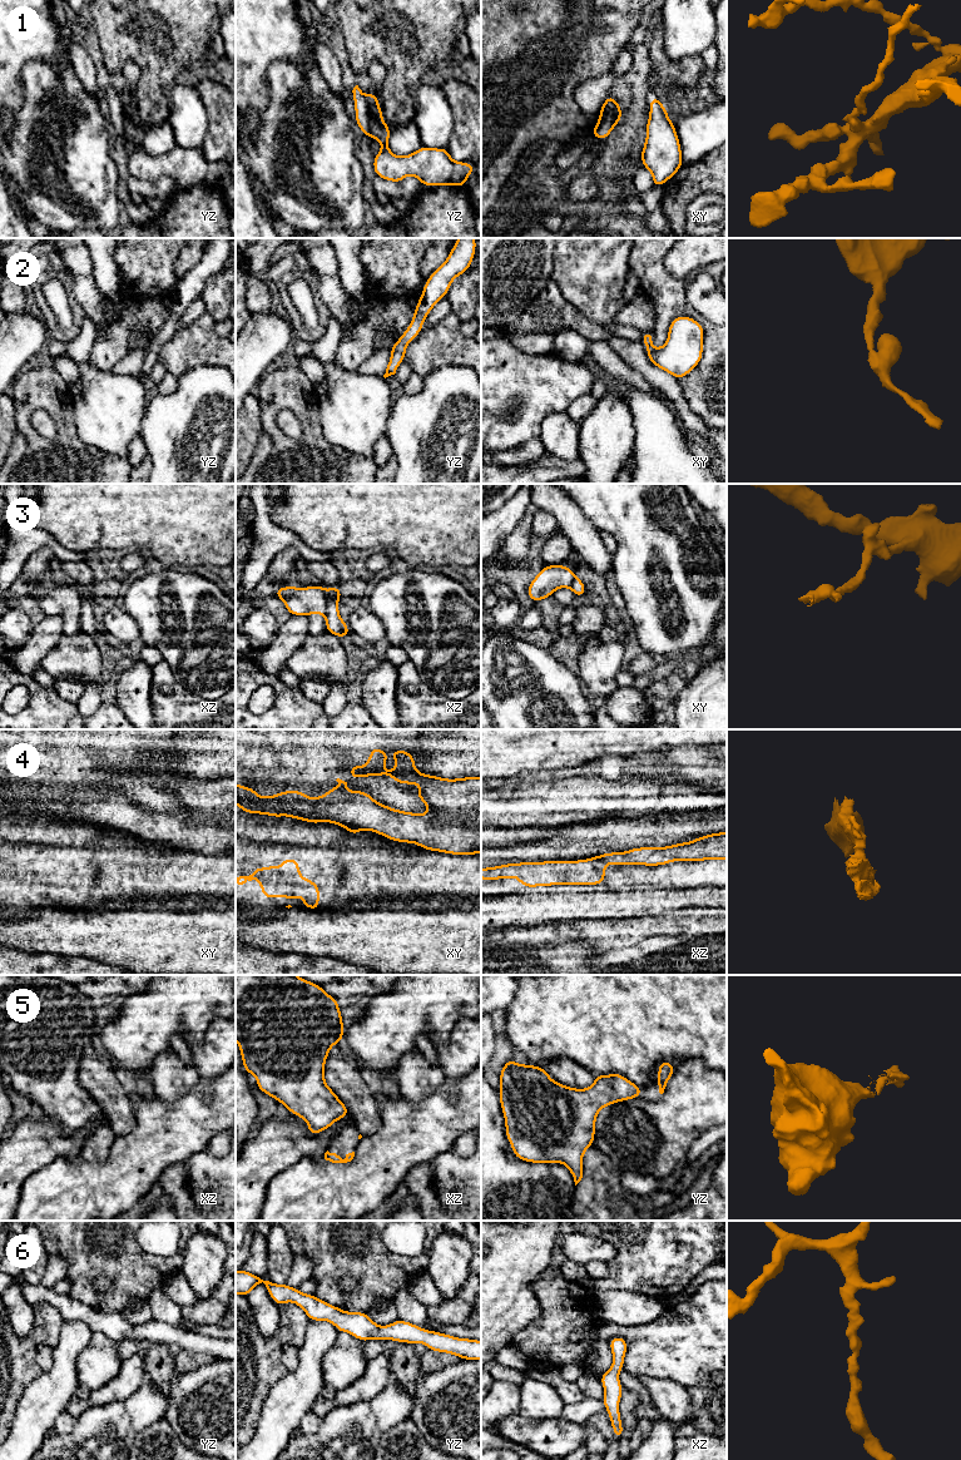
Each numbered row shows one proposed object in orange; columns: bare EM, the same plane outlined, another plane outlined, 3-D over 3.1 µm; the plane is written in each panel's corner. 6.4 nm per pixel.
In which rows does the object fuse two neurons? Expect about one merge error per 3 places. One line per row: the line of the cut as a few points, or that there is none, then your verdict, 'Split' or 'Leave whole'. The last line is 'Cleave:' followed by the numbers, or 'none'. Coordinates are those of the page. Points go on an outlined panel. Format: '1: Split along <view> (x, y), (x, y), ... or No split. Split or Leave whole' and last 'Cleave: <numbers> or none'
1: Split along yz (365, 97), (371, 135). Split
2: No split. Leave whole
3: Split along xz (327, 592), (325, 615). Split
4: Split along xy (308, 798), (308, 805), (318, 815), (342, 820), (358, 829). Split
5: No split. Leave whole
6: No split. Leave whole
Cleave: 1, 3, 4

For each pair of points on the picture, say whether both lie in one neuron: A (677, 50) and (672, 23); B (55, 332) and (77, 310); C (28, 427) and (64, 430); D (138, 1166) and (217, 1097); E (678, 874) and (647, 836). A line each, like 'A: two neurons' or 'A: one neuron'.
A: one neuron
B: one neuron
C: one neuron
D: one neuron
E: two neurons

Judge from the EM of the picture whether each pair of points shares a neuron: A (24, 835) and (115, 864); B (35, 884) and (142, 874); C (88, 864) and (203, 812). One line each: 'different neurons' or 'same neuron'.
A: different neurons
B: same neuron
C: different neurons

